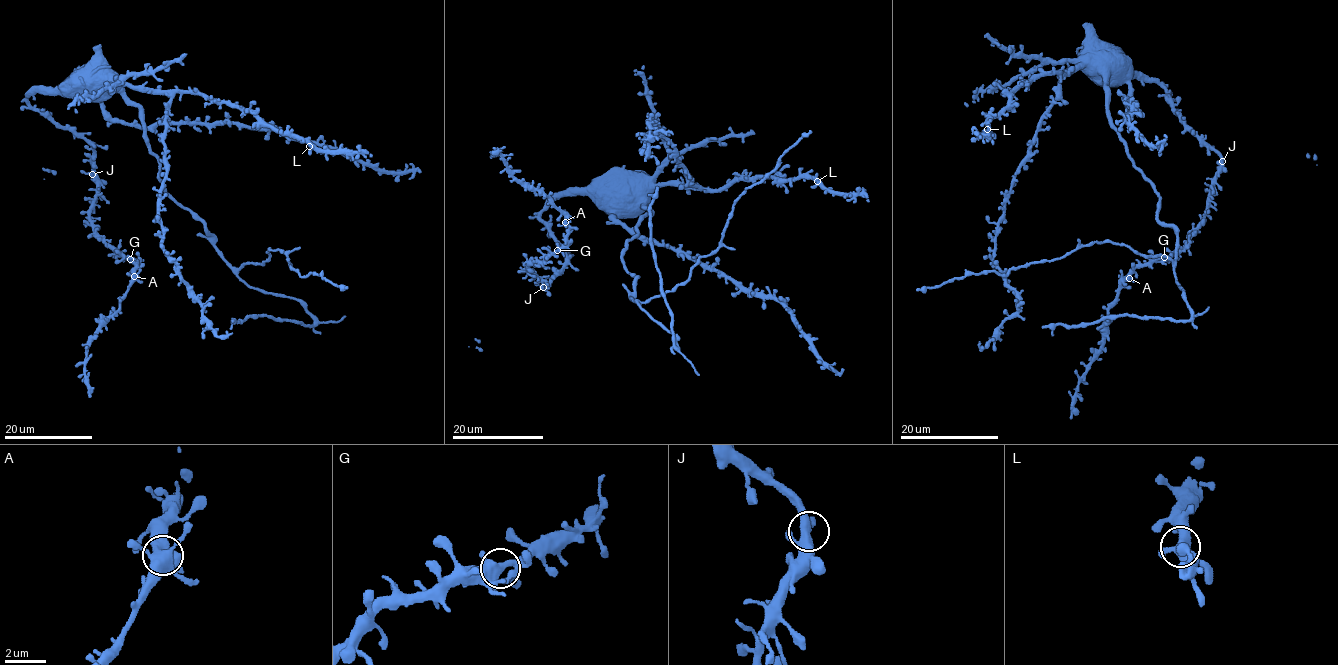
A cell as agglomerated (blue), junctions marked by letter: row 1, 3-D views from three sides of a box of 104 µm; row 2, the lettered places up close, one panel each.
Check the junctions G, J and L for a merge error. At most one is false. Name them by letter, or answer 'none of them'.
none of them

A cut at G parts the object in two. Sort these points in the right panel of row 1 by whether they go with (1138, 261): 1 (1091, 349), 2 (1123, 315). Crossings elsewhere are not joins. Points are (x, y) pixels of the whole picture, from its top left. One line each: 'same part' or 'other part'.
1: same part
2: other part

